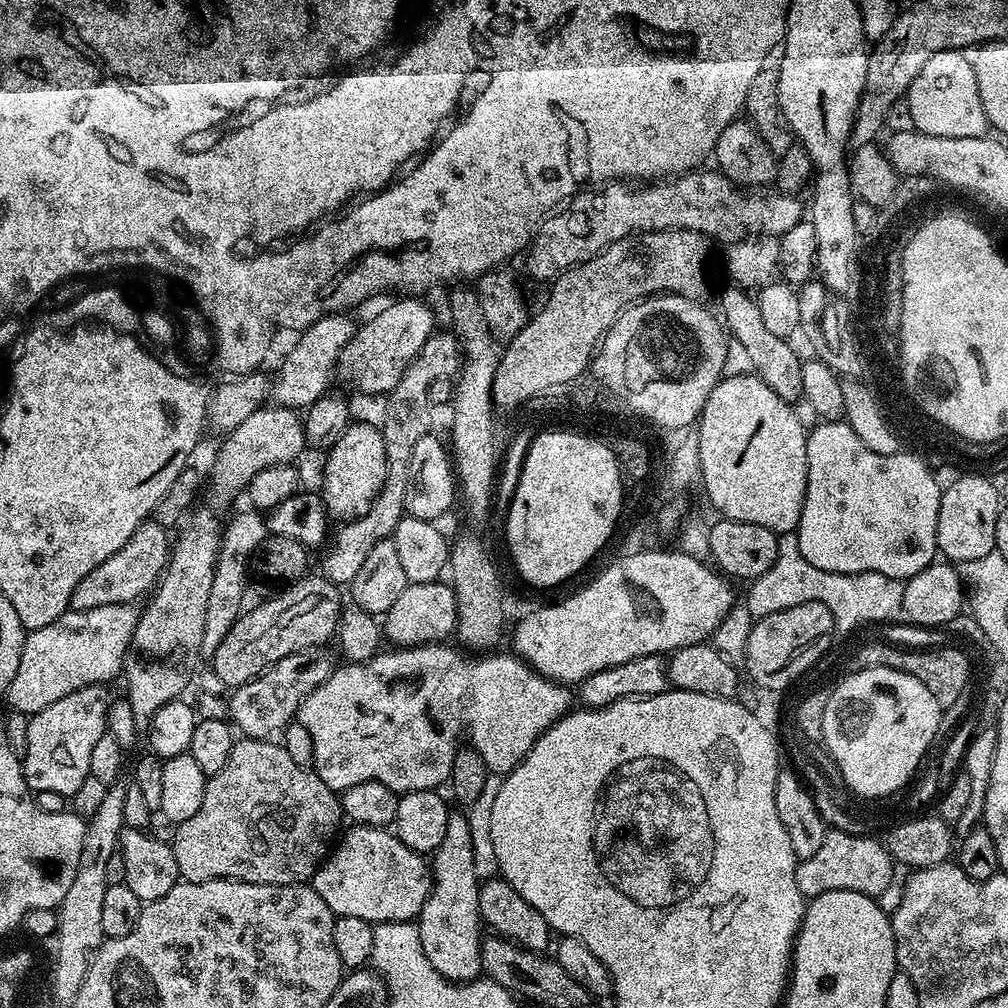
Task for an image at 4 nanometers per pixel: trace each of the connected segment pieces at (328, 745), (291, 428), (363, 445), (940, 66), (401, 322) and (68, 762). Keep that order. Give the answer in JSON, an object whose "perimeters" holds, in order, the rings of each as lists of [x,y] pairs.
{"perimeters":[[[[444,642],[420,644],[416,648],[388,650],[392,652],[384,650],[373,656],[371,660],[363,662],[344,662],[341,668],[340,665],[333,667],[330,678],[326,678],[326,682],[322,682],[322,686],[315,688],[305,698],[298,713],[298,723],[306,726],[306,730],[310,730],[310,738],[314,738],[316,743],[314,771],[318,774],[318,778],[322,778],[322,782],[326,782],[326,786],[332,788],[333,792],[342,794],[350,786],[358,786],[358,782],[370,782],[371,780],[382,782],[382,786],[390,786],[390,790],[394,790],[397,794],[426,790],[427,788],[439,789],[441,787],[439,784],[443,785],[452,772],[452,763],[456,752],[461,747],[460,735],[463,732],[472,739],[470,741],[471,747],[485,760],[489,773],[507,774],[513,772],[526,758],[526,754],[534,746],[534,742],[538,742],[540,735],[551,724],[558,723],[563,716],[567,716],[569,712],[573,711],[574,692],[569,685],[559,684],[556,680],[548,680],[542,674],[535,672],[531,664],[527,664],[511,651],[496,650],[491,654],[470,654],[466,655],[468,656],[466,658],[463,656],[465,653],[459,647],[447,648],[448,646]]],[[[271,407],[257,409],[241,425],[223,437],[225,440],[221,442],[220,449],[212,460],[212,488],[218,495],[243,493],[250,478],[254,478],[258,470],[299,461],[300,451],[306,448],[303,419],[291,408]]],[[[349,423],[348,428],[327,449],[328,461],[324,464],[324,492],[322,499],[328,515],[333,521],[347,522],[362,518],[370,510],[374,498],[382,490],[382,482],[386,482],[386,446],[379,427],[370,423]]],[[[963,51],[934,54],[914,78],[906,99],[911,127],[927,136],[978,138],[989,131],[986,110],[982,110],[982,98],[978,98],[978,78],[974,78],[972,61]]],[[[396,300],[373,320],[361,323],[351,342],[342,350],[338,376],[348,384],[360,384],[361,393],[386,394],[394,390],[408,363],[426,346],[426,340],[437,327],[432,312],[420,300]]],[[[91,684],[74,694],[66,694],[66,698],[58,698],[58,702],[50,702],[46,710],[30,717],[22,763],[24,781],[33,793],[54,790],[54,794],[70,798],[78,786],[82,786],[89,775],[90,753],[98,738],[105,736],[108,727],[108,690],[99,684]]]]}

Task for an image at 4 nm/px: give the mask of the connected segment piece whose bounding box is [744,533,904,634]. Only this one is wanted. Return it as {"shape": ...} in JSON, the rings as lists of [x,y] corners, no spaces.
{"shape":[[[781,533],[778,558],[775,559],[774,566],[753,581],[749,588],[744,605],[753,619],[768,617],[772,613],[778,613],[779,610],[801,605],[802,602],[822,602],[834,618],[837,633],[843,634],[864,624],[872,622],[882,624],[897,617],[901,608],[904,586],[903,581],[894,580],[888,575],[877,572],[859,572],[850,575],[819,570],[802,557],[795,533]]]}

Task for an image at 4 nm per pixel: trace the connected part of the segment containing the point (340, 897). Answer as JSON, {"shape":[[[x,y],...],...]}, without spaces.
{"shape":[[[358,824],[349,829],[339,837],[330,858],[312,875],[310,887],[335,917],[362,918],[373,926],[395,920],[415,921],[432,889],[429,861],[421,853],[412,852],[388,828]]]}

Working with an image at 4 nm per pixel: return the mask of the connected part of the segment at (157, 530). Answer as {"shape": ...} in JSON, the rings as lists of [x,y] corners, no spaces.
{"shape":[[[149,518],[141,524],[140,529],[102,566],[94,566],[78,586],[74,586],[71,611],[98,610],[98,606],[114,606],[115,604],[131,604],[139,601],[139,596],[147,597],[156,587],[169,562],[170,553],[169,529],[163,528],[154,518]]]}

